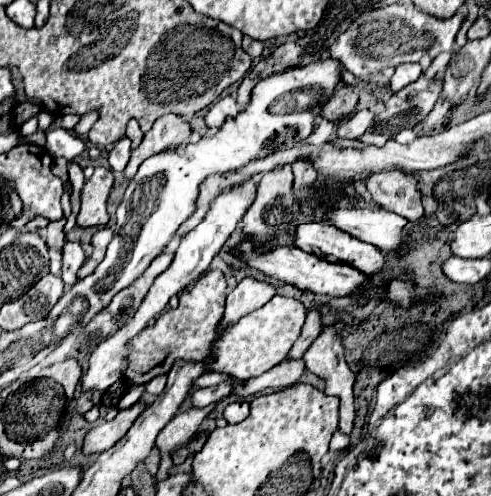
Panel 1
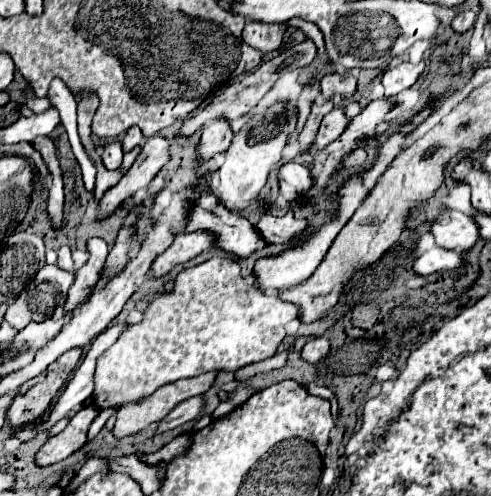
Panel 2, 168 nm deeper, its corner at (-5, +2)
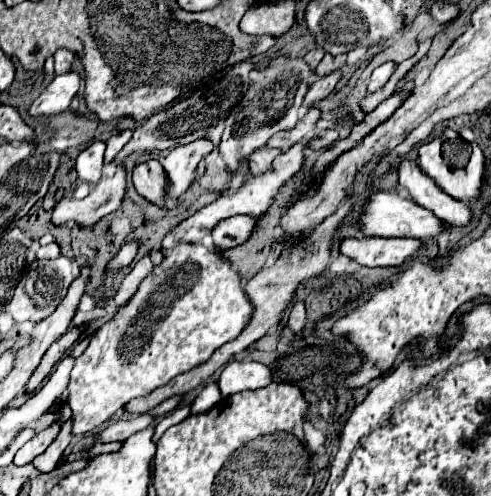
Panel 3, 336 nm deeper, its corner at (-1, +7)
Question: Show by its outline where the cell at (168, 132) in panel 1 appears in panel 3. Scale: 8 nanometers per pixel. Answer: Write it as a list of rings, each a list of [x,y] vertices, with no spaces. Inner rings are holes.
[[[118,167],[114,177],[102,177],[88,197],[80,201],[62,199],[52,213],[54,225],[62,225],[68,221],[74,221],[78,225],[94,225],[102,217],[114,213],[126,195],[126,179],[128,169]]]

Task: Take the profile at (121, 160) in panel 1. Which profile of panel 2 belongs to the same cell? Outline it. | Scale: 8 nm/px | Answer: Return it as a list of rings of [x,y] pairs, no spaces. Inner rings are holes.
[[[112,142],[112,144],[106,144],[106,146],[104,146],[100,158],[102,158],[104,168],[116,170],[116,168],[122,164],[122,156],[124,156],[124,152],[122,152],[120,142]]]

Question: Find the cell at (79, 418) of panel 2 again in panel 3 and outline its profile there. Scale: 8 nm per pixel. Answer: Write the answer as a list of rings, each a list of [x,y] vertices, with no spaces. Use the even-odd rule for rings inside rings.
[[[54,421],[48,429],[40,431],[32,441],[28,441],[28,443],[16,453],[14,463],[16,463],[16,465],[32,463],[32,461],[34,461],[38,455],[42,455],[42,453],[48,449],[48,445],[58,437],[60,429],[62,429],[62,423],[60,423],[60,421]]]

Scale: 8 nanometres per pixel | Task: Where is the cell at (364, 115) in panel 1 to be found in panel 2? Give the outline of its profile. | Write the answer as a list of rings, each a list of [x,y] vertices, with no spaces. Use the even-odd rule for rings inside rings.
[[[334,108],[332,112],[328,112],[328,114],[322,118],[322,124],[320,124],[320,128],[318,128],[318,134],[316,134],[316,138],[314,138],[314,144],[312,144],[308,150],[312,150],[312,148],[324,148],[328,142],[336,140],[336,138],[344,132],[346,124],[348,124],[348,118],[344,116],[342,110]]]

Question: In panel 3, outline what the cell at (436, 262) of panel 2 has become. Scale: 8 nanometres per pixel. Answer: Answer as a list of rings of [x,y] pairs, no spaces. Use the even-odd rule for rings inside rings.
[[[344,239],[340,251],[366,267],[398,267],[410,259],[416,251],[424,249],[418,239]]]

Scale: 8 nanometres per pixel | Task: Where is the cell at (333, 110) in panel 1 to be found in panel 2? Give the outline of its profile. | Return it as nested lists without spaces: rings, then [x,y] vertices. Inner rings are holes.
[[[326,74],[320,82],[324,98],[352,96],[356,88],[356,78],[352,74]]]

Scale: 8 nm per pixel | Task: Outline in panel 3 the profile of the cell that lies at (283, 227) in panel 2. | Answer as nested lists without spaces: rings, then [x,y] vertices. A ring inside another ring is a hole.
[[[236,215],[232,219],[220,221],[220,225],[216,225],[216,229],[212,231],[214,245],[220,249],[236,247],[248,241],[256,227],[258,227],[258,219],[252,215]]]

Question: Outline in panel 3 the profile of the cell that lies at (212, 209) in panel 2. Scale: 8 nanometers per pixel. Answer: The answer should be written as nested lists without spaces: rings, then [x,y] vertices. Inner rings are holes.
[[[146,161],[134,167],[132,171],[132,181],[136,191],[150,203],[158,207],[166,207],[168,203],[168,173],[164,171],[160,161]]]

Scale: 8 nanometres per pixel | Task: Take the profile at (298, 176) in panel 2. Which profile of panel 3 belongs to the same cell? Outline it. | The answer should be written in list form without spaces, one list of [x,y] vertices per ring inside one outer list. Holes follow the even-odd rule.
[[[260,149],[260,153],[252,155],[250,157],[250,171],[252,171],[252,175],[262,175],[268,169],[272,169],[272,163],[274,163],[274,159],[278,155],[282,155],[280,149]]]

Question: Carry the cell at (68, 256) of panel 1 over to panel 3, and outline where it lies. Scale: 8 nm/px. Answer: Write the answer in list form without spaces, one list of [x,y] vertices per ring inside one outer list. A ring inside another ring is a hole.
[[[52,241],[52,243],[44,245],[44,247],[40,247],[36,251],[36,257],[38,259],[56,259],[56,257],[60,257],[60,245],[56,241]]]

